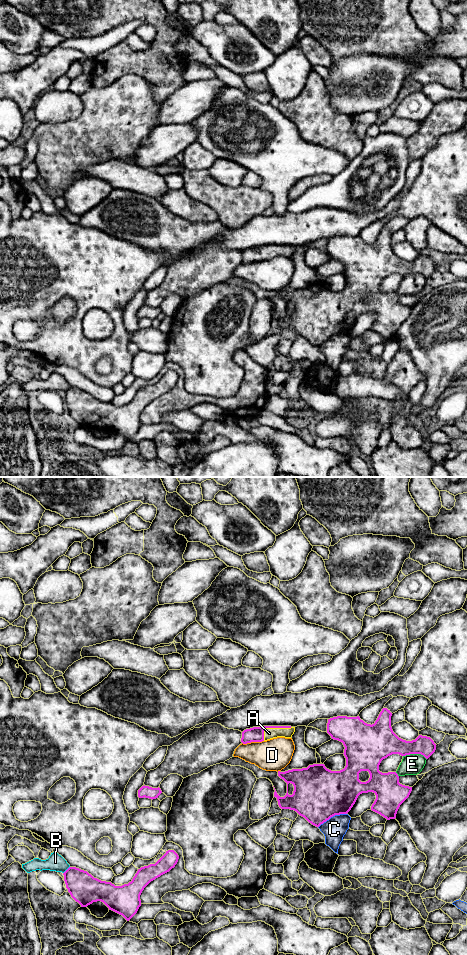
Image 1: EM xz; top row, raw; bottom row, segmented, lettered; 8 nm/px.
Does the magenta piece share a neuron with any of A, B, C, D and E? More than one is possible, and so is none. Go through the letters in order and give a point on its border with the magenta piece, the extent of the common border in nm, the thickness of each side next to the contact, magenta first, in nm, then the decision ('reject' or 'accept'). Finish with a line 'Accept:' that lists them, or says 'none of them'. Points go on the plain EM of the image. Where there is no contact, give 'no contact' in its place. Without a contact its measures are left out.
A: xz (272, 247) | 260 nm | 130/100 nm | accept
B: xz (66, 390) | 80 nm | 240/140 nm | reject
C: xz (332, 336) | 260 nm | 420/190 nm | reject
D: xz (252, 261) | 180 nm | 130/260 nm | reject
E: xz (415, 273) | 190 nm | 200/170 nm | reject
Accept: A

